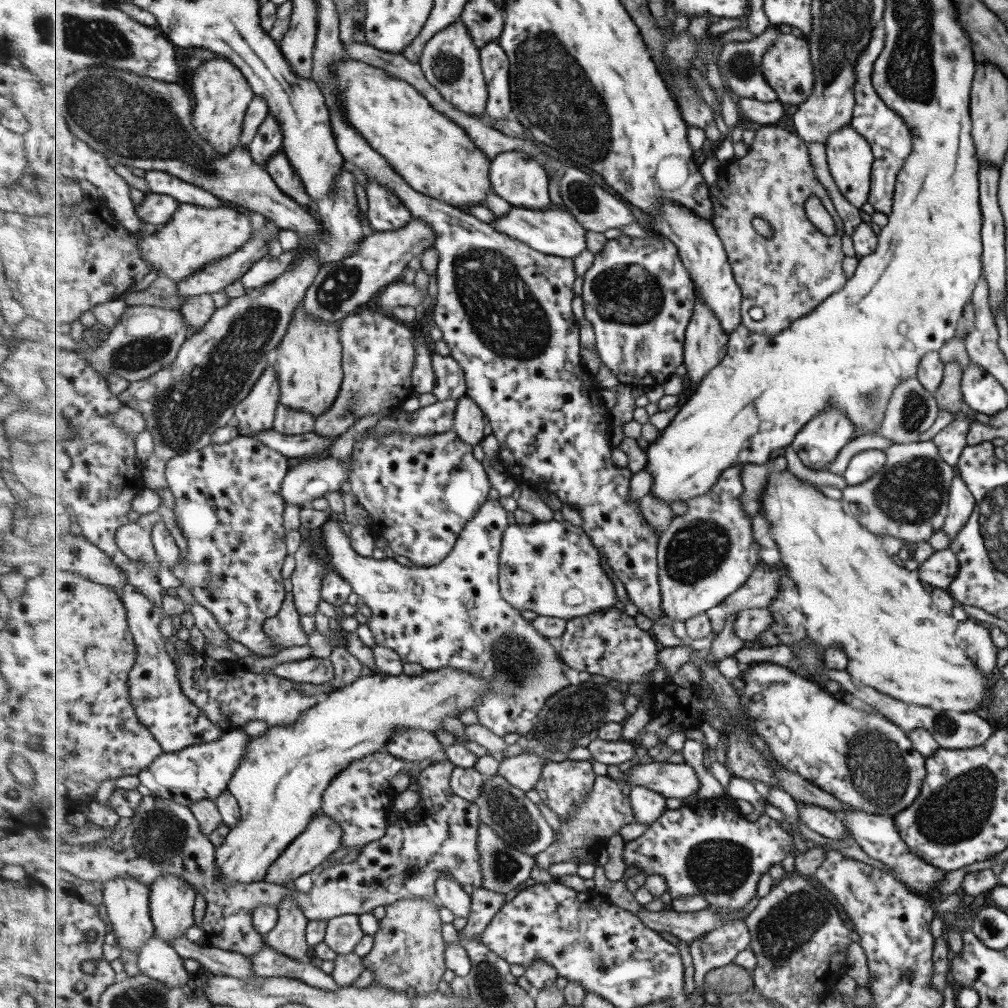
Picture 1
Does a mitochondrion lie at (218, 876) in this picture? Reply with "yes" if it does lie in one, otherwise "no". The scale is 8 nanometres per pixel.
no

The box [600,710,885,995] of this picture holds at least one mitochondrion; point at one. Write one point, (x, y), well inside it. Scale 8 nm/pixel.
(788, 926)

